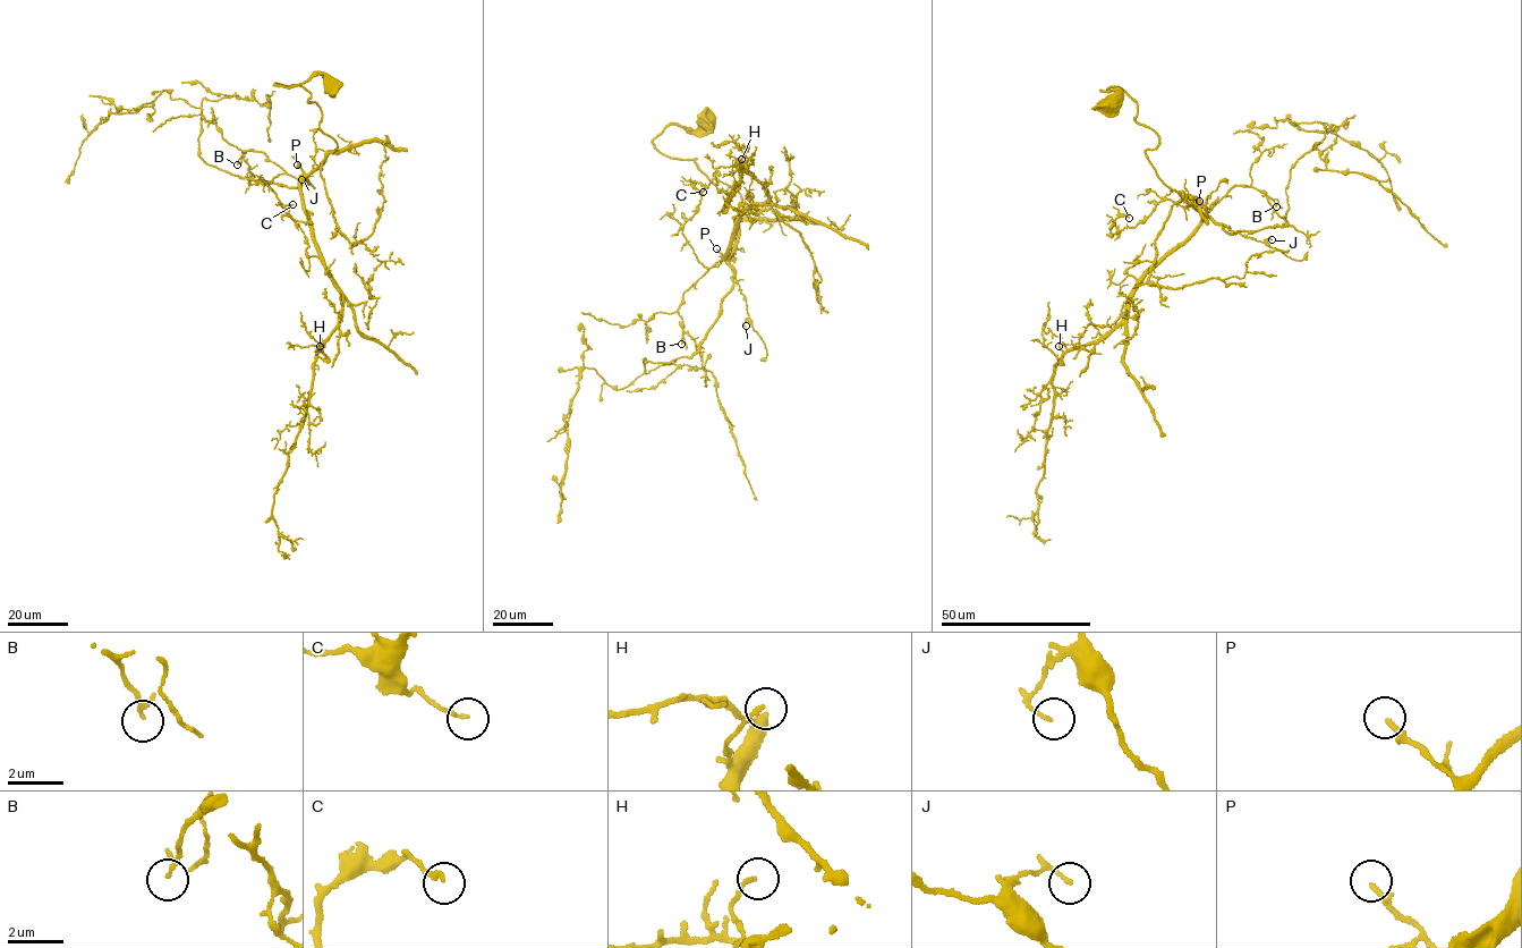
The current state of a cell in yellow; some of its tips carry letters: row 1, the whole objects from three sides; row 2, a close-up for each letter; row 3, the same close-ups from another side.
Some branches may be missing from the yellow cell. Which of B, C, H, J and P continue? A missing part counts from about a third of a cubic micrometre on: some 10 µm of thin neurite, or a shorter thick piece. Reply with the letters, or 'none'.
P

